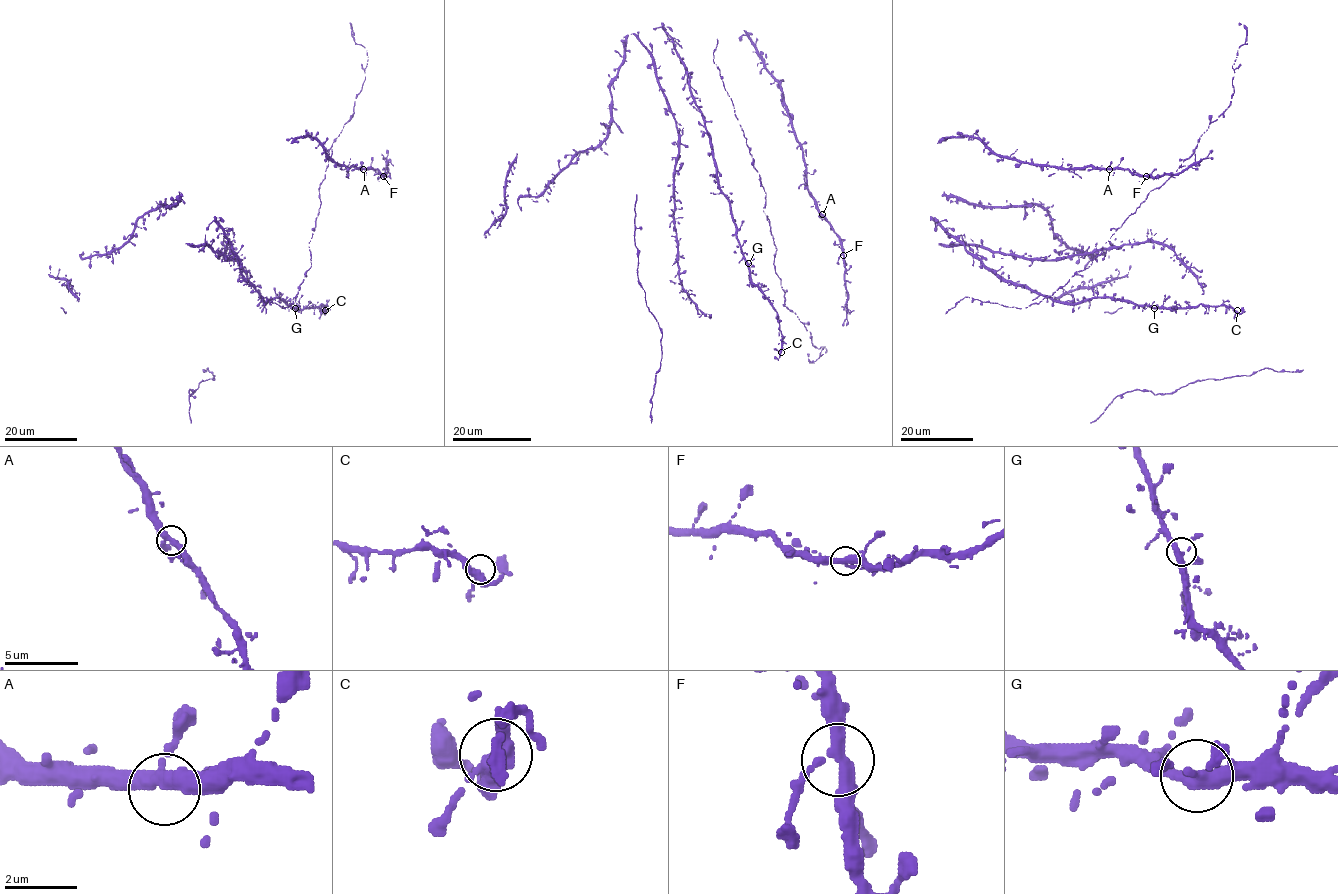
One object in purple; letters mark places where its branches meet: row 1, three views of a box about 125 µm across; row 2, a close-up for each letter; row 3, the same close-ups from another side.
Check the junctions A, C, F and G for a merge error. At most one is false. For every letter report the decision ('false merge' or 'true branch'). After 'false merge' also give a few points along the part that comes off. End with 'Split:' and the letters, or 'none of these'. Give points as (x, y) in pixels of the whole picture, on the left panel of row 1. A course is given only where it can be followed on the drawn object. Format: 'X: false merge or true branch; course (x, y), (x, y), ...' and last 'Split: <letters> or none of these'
A: true branch
C: true branch
F: true branch
G: true branch
Split: none of these

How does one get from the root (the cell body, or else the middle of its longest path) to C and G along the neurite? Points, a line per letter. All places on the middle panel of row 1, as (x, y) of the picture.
C: (714, 158), (717, 184), (730, 204), (735, 237), (750, 280), (777, 312), (782, 334), (781, 352)
G: (714, 158), (717, 184), (730, 204), (740, 252), (748, 263)

